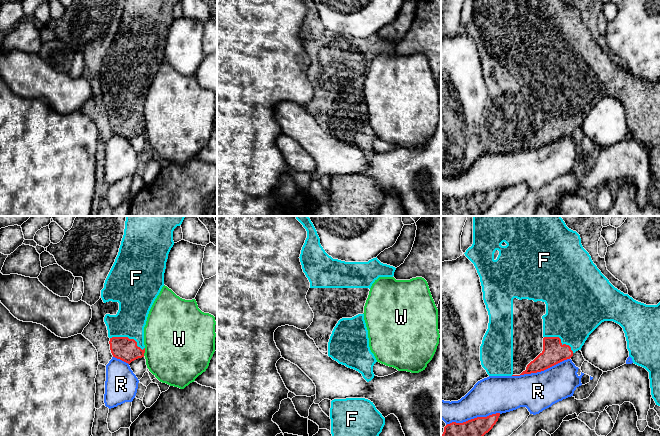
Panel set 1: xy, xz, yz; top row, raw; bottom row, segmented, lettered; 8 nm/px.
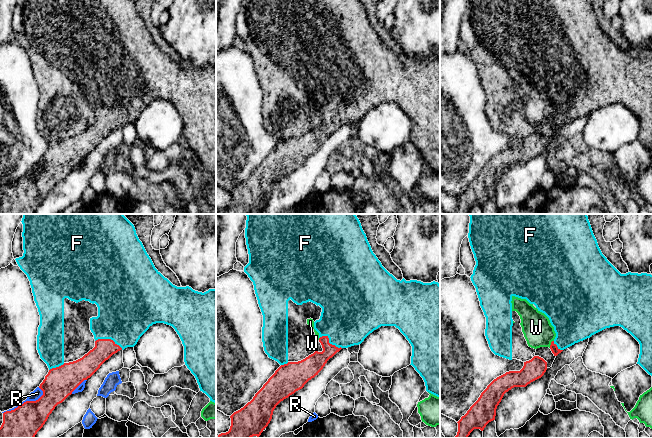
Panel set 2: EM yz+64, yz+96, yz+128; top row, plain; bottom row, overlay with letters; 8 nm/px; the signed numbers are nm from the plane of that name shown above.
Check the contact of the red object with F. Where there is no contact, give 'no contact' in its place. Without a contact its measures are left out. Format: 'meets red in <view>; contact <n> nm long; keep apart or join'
meets red in xy; contact 300 nm long; join

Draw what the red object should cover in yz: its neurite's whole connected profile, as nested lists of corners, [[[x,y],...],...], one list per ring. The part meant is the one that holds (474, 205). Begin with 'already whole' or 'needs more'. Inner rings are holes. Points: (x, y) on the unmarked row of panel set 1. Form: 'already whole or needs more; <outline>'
already whole; [[[500,189],[477,193],[463,199],[452,198],[444,203],[441,216],[480,216],[498,197]]]

